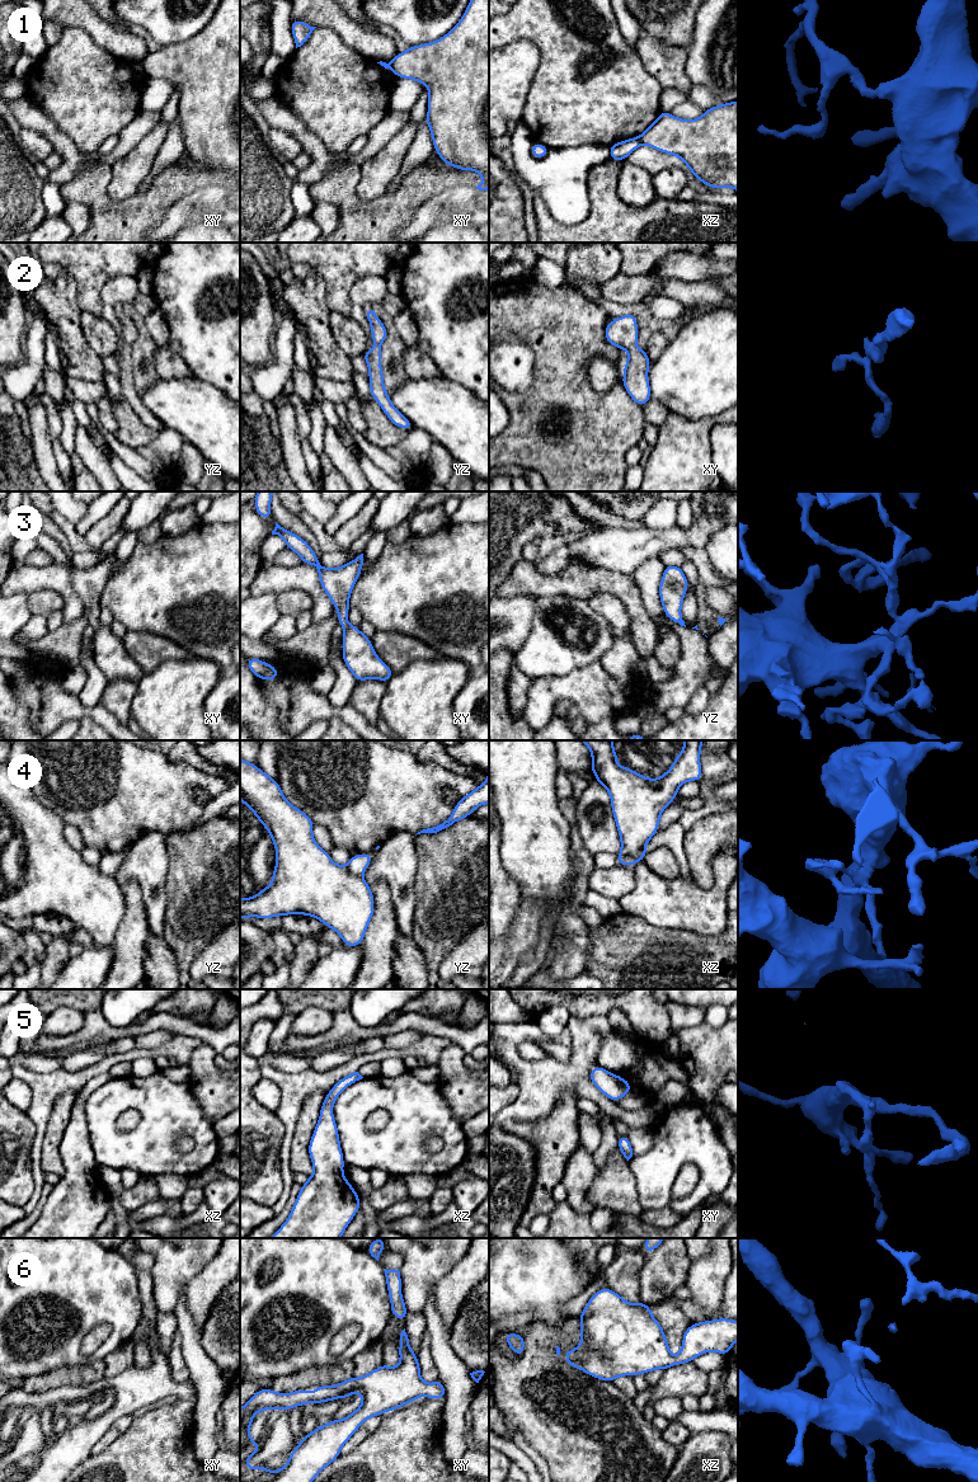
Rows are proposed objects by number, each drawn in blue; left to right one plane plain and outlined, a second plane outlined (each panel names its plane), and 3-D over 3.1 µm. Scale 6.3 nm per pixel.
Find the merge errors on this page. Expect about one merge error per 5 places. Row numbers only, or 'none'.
1, 4

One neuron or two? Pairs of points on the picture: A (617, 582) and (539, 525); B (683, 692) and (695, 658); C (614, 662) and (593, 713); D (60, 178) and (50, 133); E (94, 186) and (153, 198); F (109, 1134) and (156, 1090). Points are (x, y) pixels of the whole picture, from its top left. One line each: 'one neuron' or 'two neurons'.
A: two neurons
B: one neuron
C: two neurons
D: one neuron
E: one neuron
F: one neuron

